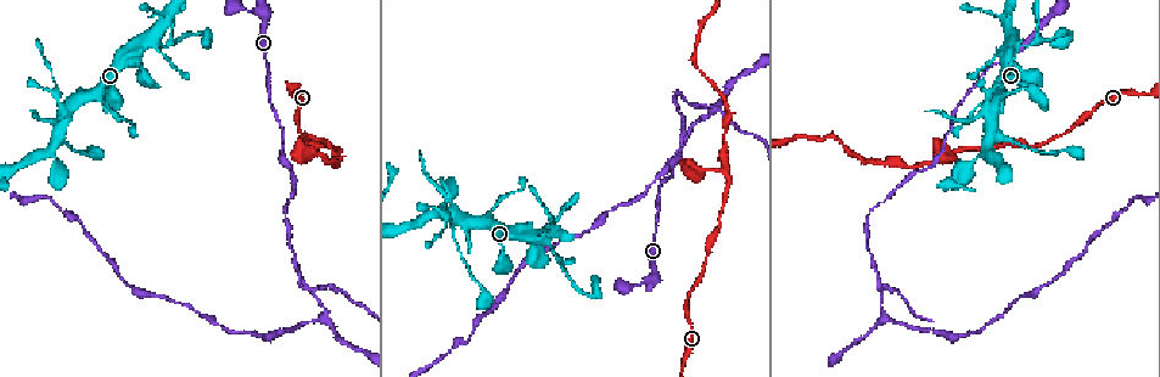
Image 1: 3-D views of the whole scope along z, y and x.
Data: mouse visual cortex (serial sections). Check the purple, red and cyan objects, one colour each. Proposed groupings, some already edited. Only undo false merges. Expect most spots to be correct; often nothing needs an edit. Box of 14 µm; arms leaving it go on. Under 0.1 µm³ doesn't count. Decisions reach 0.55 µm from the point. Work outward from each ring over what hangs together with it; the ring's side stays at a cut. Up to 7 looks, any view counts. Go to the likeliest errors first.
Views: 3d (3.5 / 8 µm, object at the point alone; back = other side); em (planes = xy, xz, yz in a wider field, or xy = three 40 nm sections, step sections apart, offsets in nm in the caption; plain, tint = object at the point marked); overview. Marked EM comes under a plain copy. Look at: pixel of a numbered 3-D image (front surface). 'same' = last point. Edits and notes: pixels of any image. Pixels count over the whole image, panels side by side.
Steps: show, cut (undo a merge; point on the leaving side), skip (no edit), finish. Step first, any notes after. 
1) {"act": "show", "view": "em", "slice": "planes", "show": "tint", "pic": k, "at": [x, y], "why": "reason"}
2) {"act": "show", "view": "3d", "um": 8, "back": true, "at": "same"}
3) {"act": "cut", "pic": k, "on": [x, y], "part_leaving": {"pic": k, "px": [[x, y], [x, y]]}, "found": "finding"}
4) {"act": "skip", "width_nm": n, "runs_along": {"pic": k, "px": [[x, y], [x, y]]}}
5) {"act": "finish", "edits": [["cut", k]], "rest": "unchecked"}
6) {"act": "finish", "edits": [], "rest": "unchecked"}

{"act": "show", "view": "3d", "um": 3.5, "pic": 1, "at": [882, 287], "why": "two arms in line, one across"}

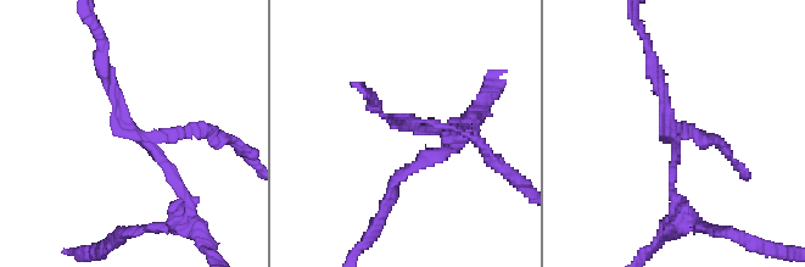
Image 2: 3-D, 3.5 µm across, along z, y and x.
{"act": "cut", "pic": 2, "on": [193, 131], "arm_widths_nm": [100, 100, 150], "part_leaving": {"pic": 2, "px": [[151, 137], [211, 129], [244, 148]]}, "found": "a second cell is stuck on"}

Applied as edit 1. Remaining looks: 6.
{"act": "show", "view": "overview"}

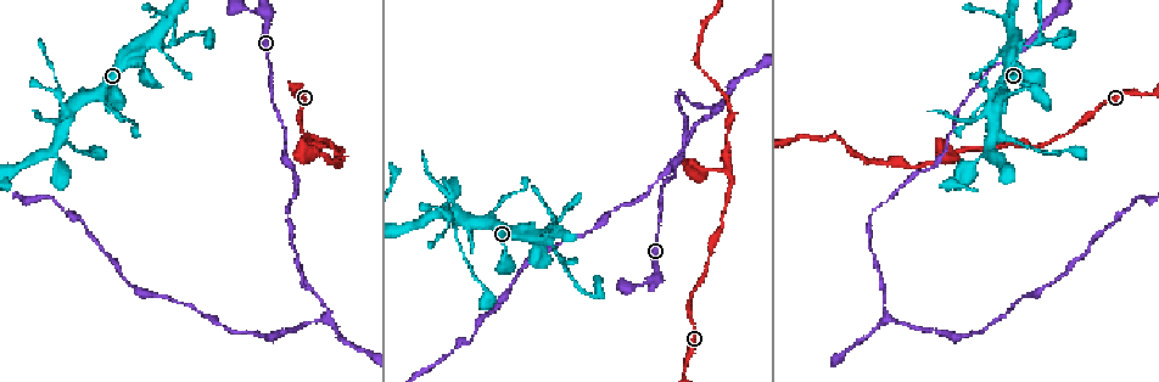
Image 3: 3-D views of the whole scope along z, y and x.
{"act": "show", "view": "3d", "um": 3.5, "back": true, "pic": 3, "at": [701, 173], "why": "sudden change in width"}

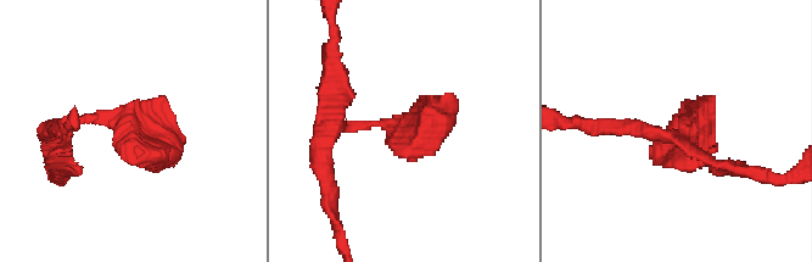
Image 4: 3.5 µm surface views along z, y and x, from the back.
{"act": "show", "view": "em", "slice": "xy", "step": 3, "show": "tint", "pic": 4, "at": [130, 123], "why": "need the tissue"}

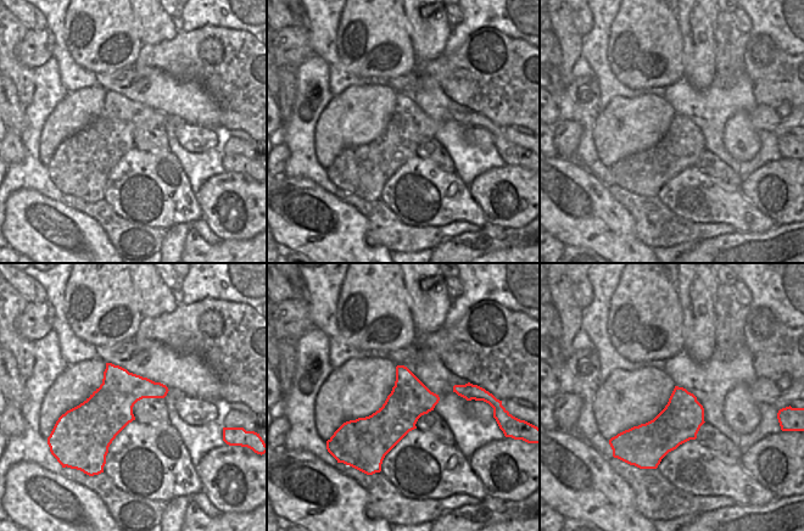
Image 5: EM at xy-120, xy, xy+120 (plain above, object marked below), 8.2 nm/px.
{"act": "show", "view": "em", "slice": "xy", "step": 2, "show": "tint", "at": "same"}

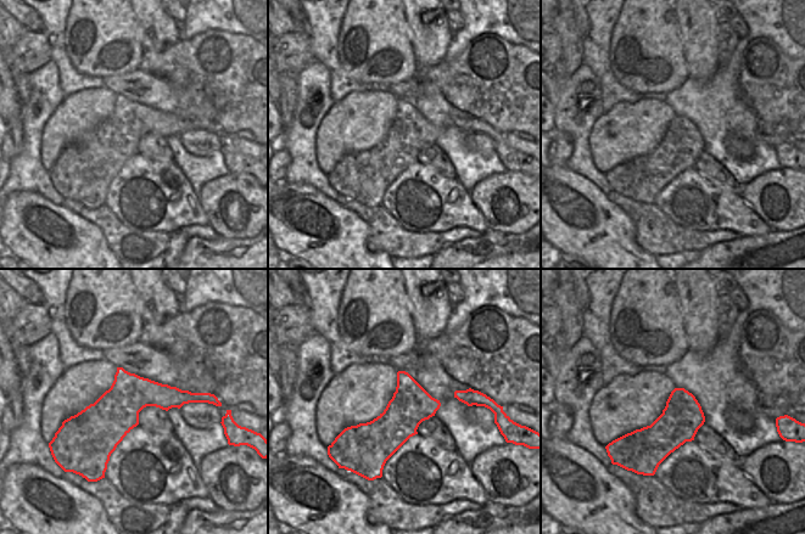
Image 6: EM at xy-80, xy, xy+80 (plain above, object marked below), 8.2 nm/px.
{"act": "skip", "runs_along": {"pic": 6, "px": [[194, 395], [71, 422]]}, "found": "continuous, no second cell"}

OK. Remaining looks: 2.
{"act": "show", "view": "3d", "um": 8, "back": true, "pic": 3, "at": [174, 39], "why": "side arm on a straight run"}

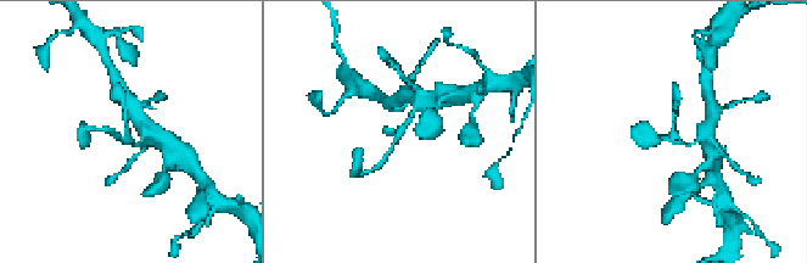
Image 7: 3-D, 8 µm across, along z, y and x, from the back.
{"act": "show", "view": "em", "slice": "xy", "step": 5, "show": "tint", "pic": 7, "at": [130, 134], "arms": 3, "arm_widths_nm": [100, 150, 150]}

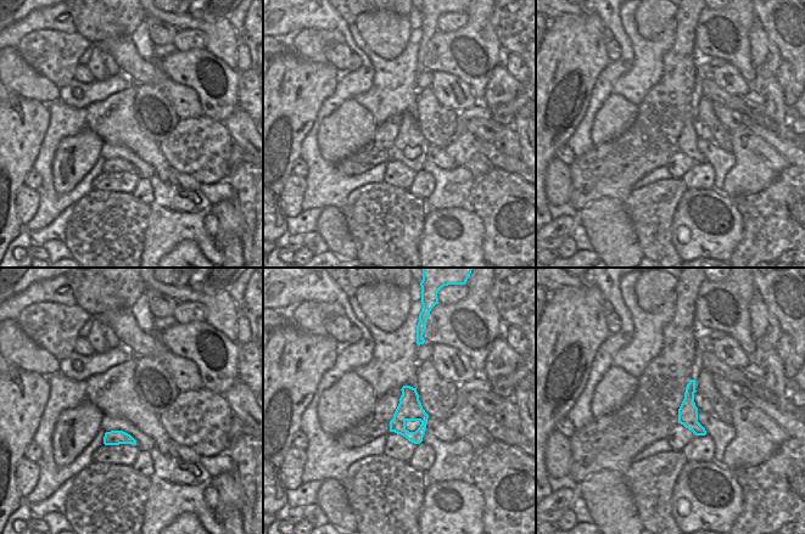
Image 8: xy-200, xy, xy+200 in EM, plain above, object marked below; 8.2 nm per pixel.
{"act": "skip", "runs_along": {"pic": 8, "px": [[692, 383], [689, 420], [702, 432]]}, "found": "all the same cell"}

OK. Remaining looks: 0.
{"act": "finish", "edits": [["cut", 2]], "rest": "unchecked"}

